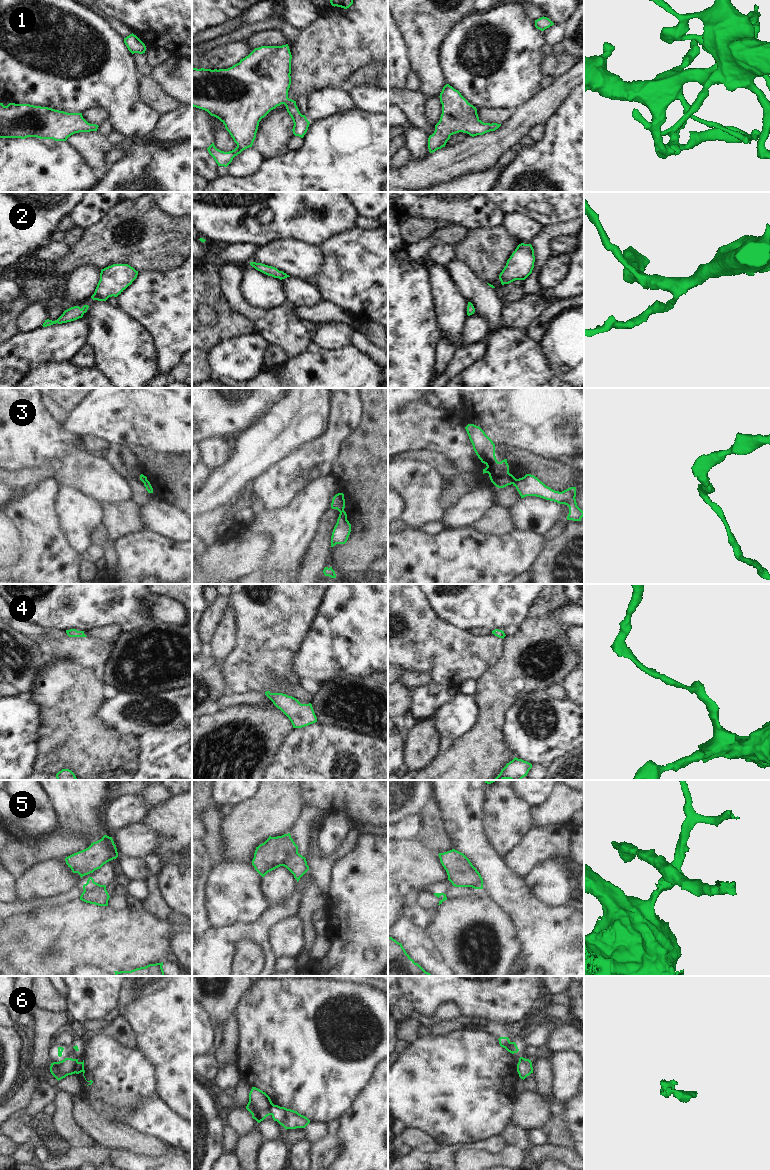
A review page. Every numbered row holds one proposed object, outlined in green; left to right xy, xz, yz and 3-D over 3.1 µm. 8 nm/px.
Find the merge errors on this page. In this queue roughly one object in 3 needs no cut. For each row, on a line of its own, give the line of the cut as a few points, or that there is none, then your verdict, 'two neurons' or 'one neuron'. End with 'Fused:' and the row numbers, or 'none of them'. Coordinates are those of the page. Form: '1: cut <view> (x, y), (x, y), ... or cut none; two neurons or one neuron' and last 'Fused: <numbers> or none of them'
1: cut none; one neuron
2: cut none; one neuron
3: cut yz (516, 479), (512, 483); two neurons
4: cut none; one neuron
5: cut xz (297, 851), (287, 858), (284, 857), (282, 852), (277, 860); two neurons
6: cut xy (78, 1062), (74, 1072); two neurons
Fused: 3, 5, 6

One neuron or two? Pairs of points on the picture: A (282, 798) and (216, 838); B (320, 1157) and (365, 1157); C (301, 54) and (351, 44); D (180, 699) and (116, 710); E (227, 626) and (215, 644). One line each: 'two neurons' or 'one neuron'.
A: two neurons
B: two neurons
C: one neuron
D: one neuron
E: one neuron

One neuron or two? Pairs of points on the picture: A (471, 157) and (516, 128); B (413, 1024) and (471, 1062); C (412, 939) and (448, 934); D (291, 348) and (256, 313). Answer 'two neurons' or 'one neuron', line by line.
A: one neuron
B: two neurons
C: two neurons
D: one neuron

